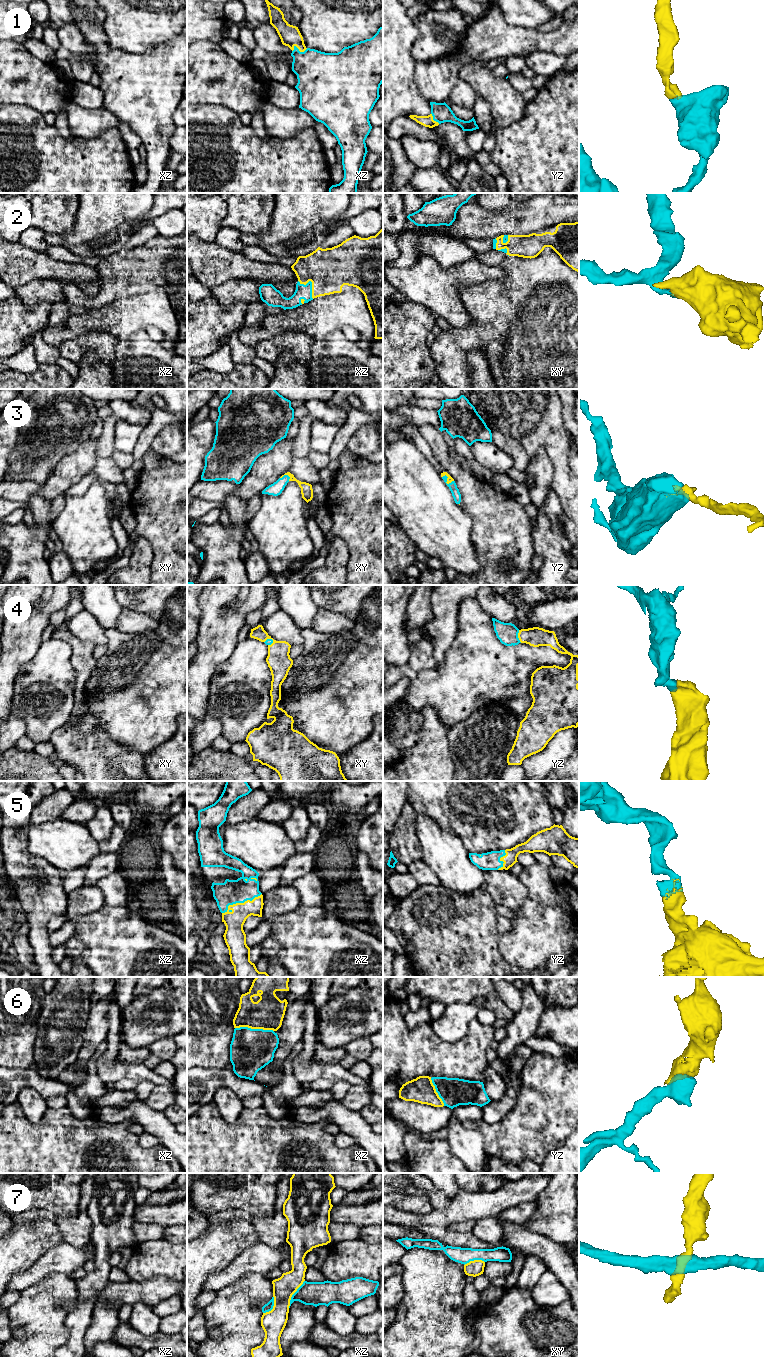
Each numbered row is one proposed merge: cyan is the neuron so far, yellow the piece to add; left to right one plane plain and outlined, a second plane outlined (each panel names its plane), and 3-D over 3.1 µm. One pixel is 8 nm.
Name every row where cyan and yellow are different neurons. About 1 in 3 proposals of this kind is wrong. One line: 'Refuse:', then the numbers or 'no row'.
Refuse: 7

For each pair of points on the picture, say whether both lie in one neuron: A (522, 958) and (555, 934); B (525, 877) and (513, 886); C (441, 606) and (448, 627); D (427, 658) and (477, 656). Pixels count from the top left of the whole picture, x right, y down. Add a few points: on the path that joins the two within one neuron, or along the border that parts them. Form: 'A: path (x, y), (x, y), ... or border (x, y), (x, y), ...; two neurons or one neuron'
A: path (530, 950), (547, 934); one neuron
B: border (517, 876), (527, 891), (524, 903); two neurons
C: path (444, 611), (445, 622); one neuron
D: border (436, 664), (434, 667), (422, 670), (416, 677); two neurons

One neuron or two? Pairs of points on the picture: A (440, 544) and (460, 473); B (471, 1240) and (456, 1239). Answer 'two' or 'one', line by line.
A: two
B: one

